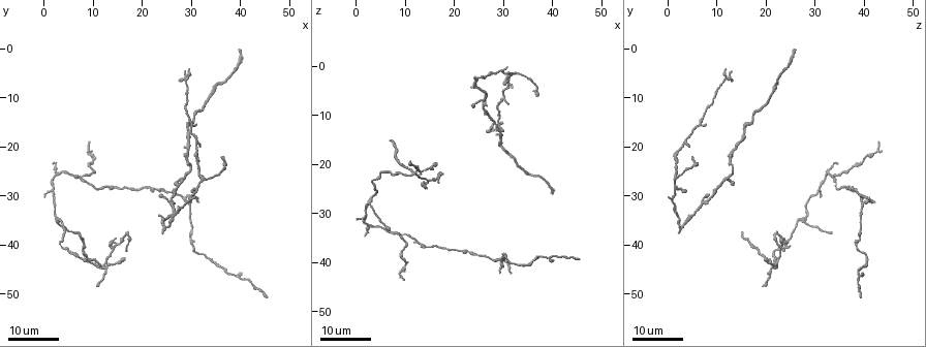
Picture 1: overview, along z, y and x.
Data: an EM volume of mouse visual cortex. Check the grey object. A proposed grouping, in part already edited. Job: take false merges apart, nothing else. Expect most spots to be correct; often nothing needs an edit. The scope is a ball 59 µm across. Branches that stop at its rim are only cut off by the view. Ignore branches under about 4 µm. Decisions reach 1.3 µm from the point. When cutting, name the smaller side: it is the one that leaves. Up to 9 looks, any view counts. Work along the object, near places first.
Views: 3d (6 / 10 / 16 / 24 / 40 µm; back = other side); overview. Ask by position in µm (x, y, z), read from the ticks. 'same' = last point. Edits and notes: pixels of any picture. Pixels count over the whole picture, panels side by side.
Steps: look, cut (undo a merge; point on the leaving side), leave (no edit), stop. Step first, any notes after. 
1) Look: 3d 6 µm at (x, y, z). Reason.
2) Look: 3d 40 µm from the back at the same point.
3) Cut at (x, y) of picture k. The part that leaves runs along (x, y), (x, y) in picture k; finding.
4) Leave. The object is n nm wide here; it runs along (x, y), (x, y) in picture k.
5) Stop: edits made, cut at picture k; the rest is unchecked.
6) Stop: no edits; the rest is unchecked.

Look: 3d 16 µm at (8.0, 26.0, 34.0). Two arms in line, one across.

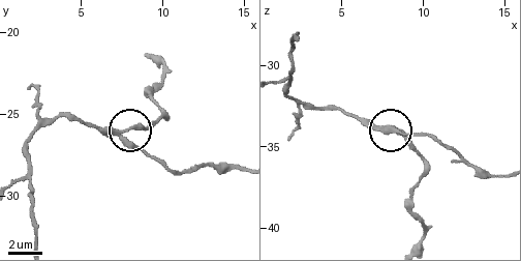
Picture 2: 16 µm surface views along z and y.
Look: 3d 6 µm at (7.7, 26.5, 34.0). Closer look.

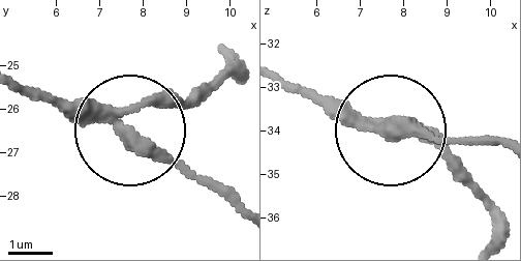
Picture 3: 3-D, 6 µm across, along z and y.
Leave. It runs along (18, 84), (125, 128), (225, 73) in picture 3; continuous, no second neuron.

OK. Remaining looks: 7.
Look: 3d 16 µm at (12.0, 44.5, 22.0). Three-way junction.

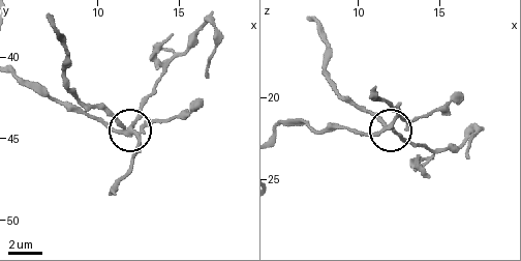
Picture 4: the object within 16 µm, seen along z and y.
Look: 3d 6 µm at (11.8, 44.3, 21.6).

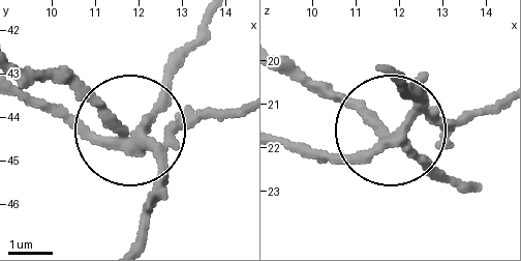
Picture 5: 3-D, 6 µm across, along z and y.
Cut at (232, 116) of picture 5. The object is 250 nm wide here; the part that leaves runs along (437, 115), (500, 111) in picture 5; two neurons meet here.

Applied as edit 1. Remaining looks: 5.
Look: 3d 24 µm at (29.0, 30.5, 40.0). Three-way junction.

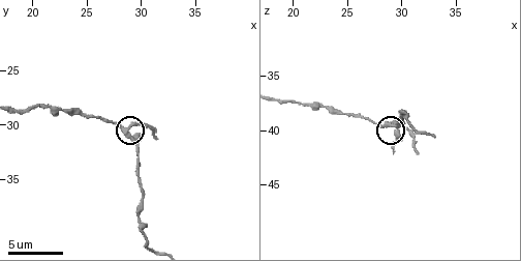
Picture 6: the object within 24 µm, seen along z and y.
Look: 3d 10 µm at (28.6, 30.8, 39.6).

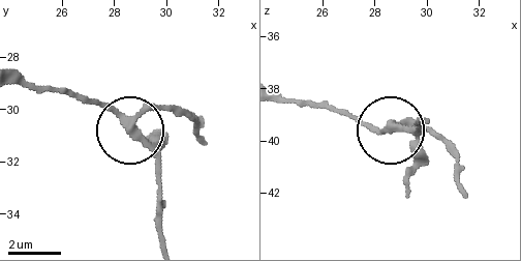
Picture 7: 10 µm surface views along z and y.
Leave. 3 arms meet here; it runs along (19, 83), (105, 106), (131, 123), (158, 108), (183, 108) in picture 7; continuous, no second neuron.

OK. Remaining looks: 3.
Look: 3d 16 µm at (28.0, 26.5, 11.5).

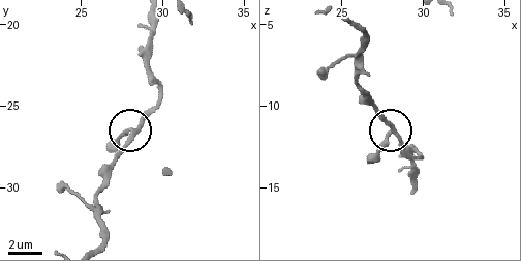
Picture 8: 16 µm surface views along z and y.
Look: 3d 6 µm at (28.1, 26.6, 11.6). Closer look.

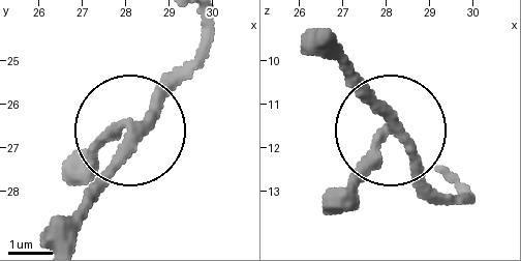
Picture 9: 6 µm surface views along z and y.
Leave. 3 arms meet here; all the same neuron.

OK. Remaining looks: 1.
Stop: edits made, cut at picture 5; the rest is unchecked.

